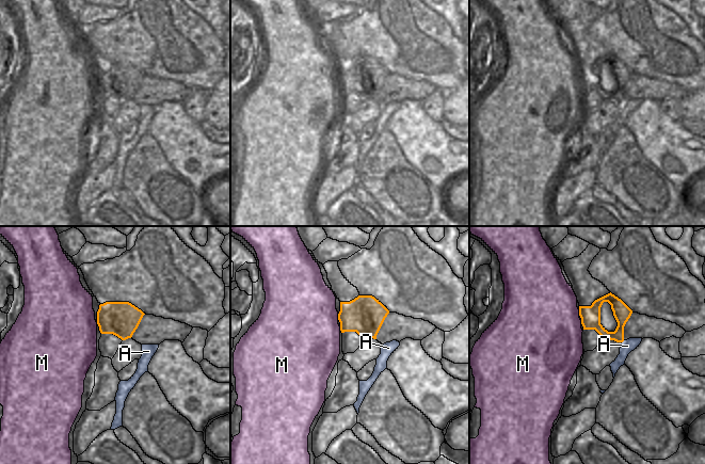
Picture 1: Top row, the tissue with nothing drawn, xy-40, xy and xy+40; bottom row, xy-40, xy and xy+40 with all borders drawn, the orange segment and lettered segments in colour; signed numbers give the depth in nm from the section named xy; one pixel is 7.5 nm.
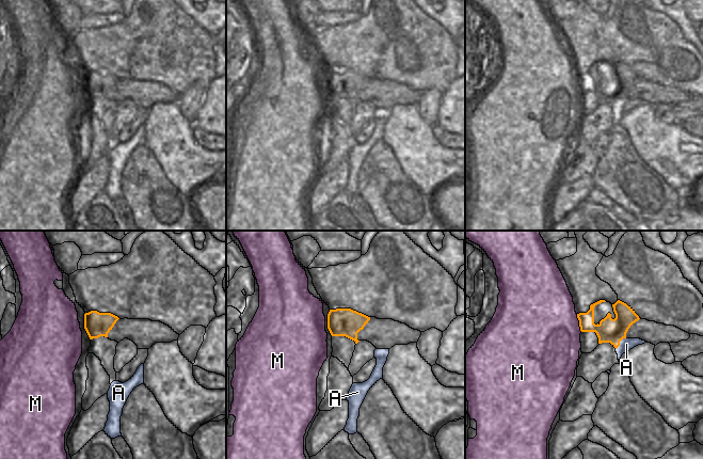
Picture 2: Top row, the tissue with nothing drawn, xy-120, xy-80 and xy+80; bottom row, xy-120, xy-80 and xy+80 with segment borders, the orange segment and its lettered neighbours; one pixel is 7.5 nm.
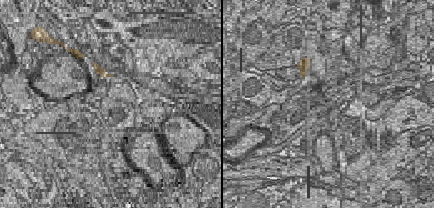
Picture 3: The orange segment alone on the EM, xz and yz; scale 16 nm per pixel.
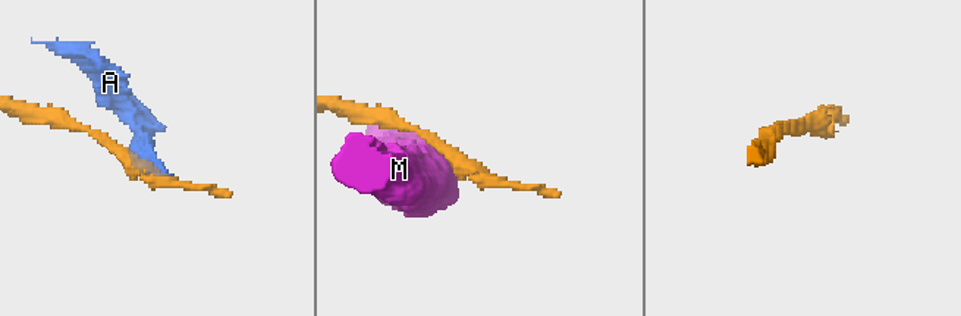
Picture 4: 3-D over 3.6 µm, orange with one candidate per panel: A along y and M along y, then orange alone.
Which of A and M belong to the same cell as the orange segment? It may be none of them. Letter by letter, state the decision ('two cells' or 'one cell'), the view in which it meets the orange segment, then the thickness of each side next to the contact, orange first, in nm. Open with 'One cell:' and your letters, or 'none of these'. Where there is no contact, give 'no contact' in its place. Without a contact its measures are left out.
One cell: none of these
A: two cells; no contact
M: two cells; contact in xy; calibres 300 and 500 nm

